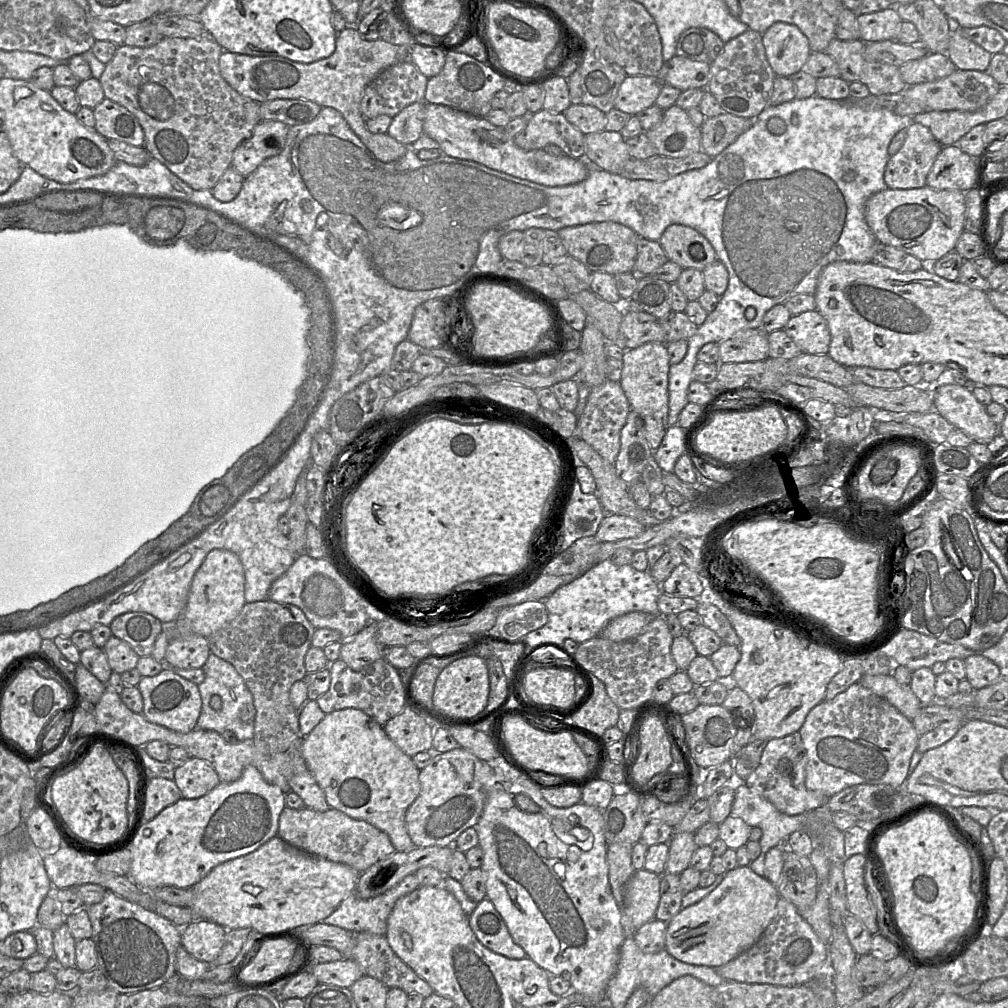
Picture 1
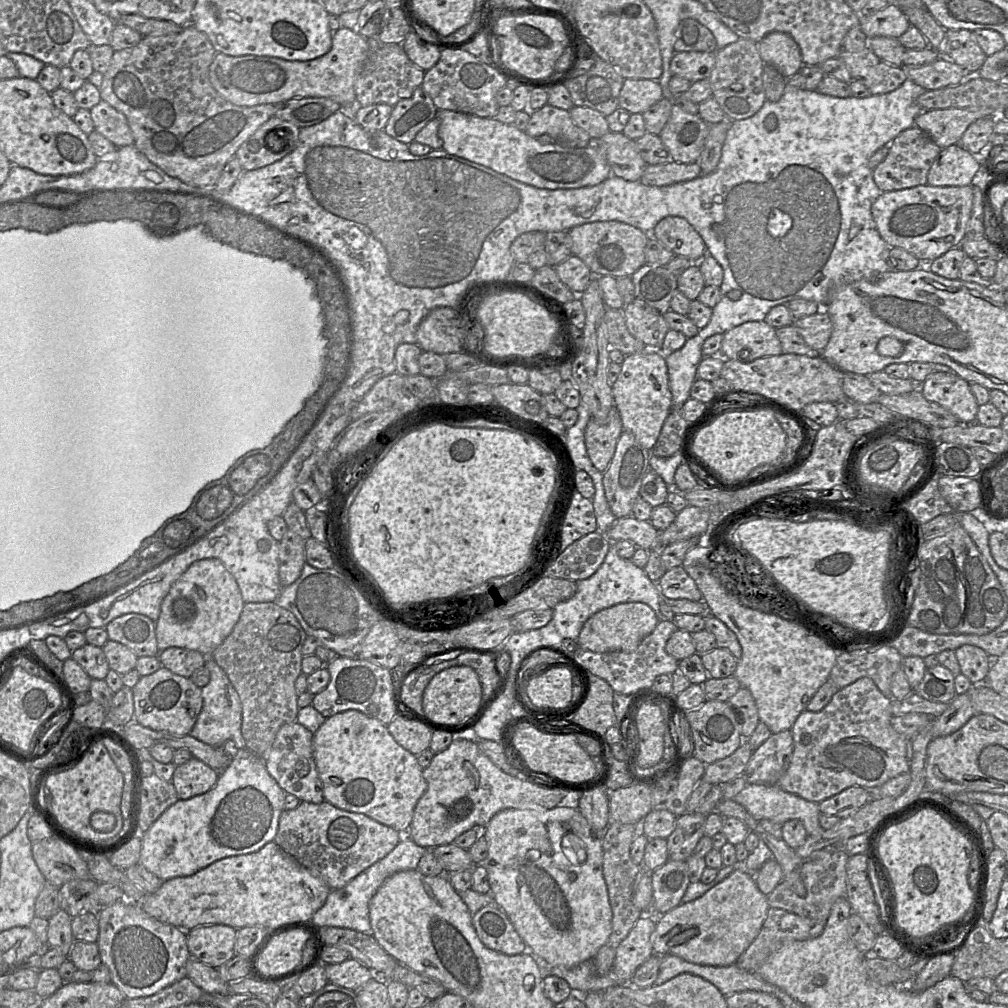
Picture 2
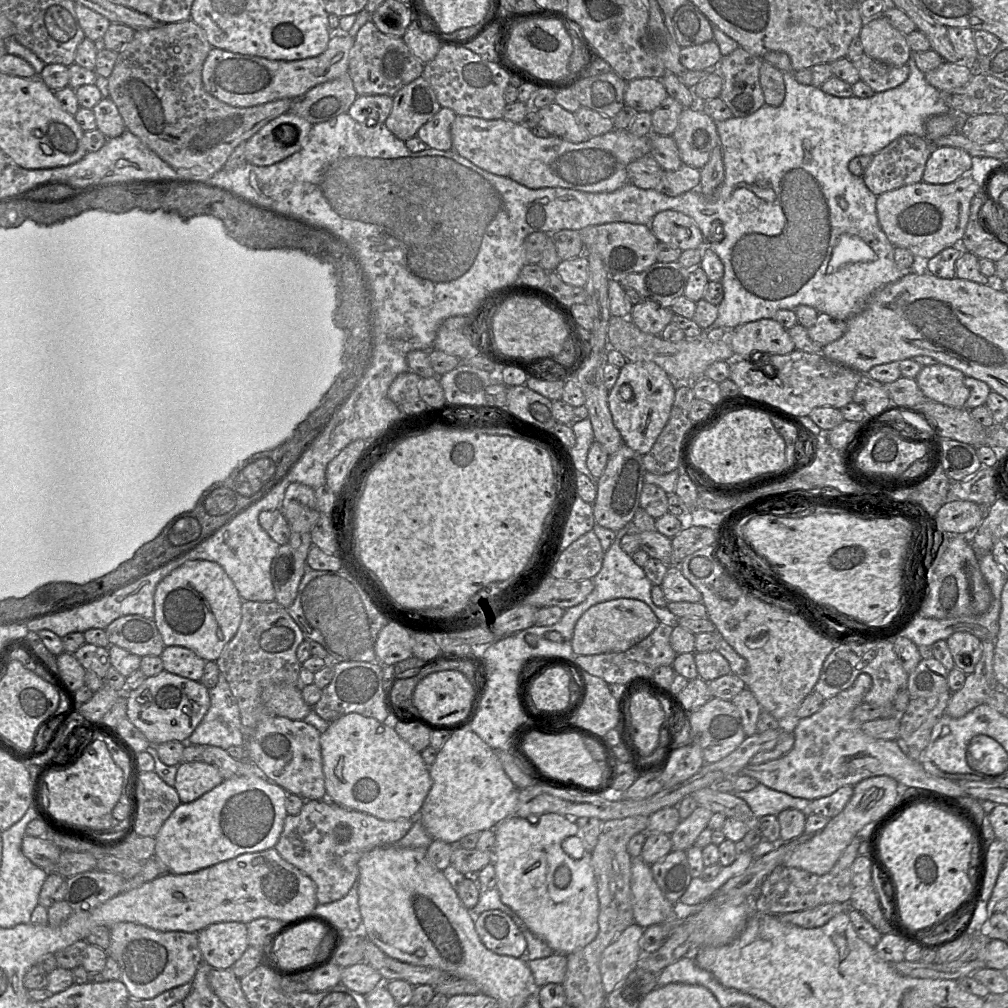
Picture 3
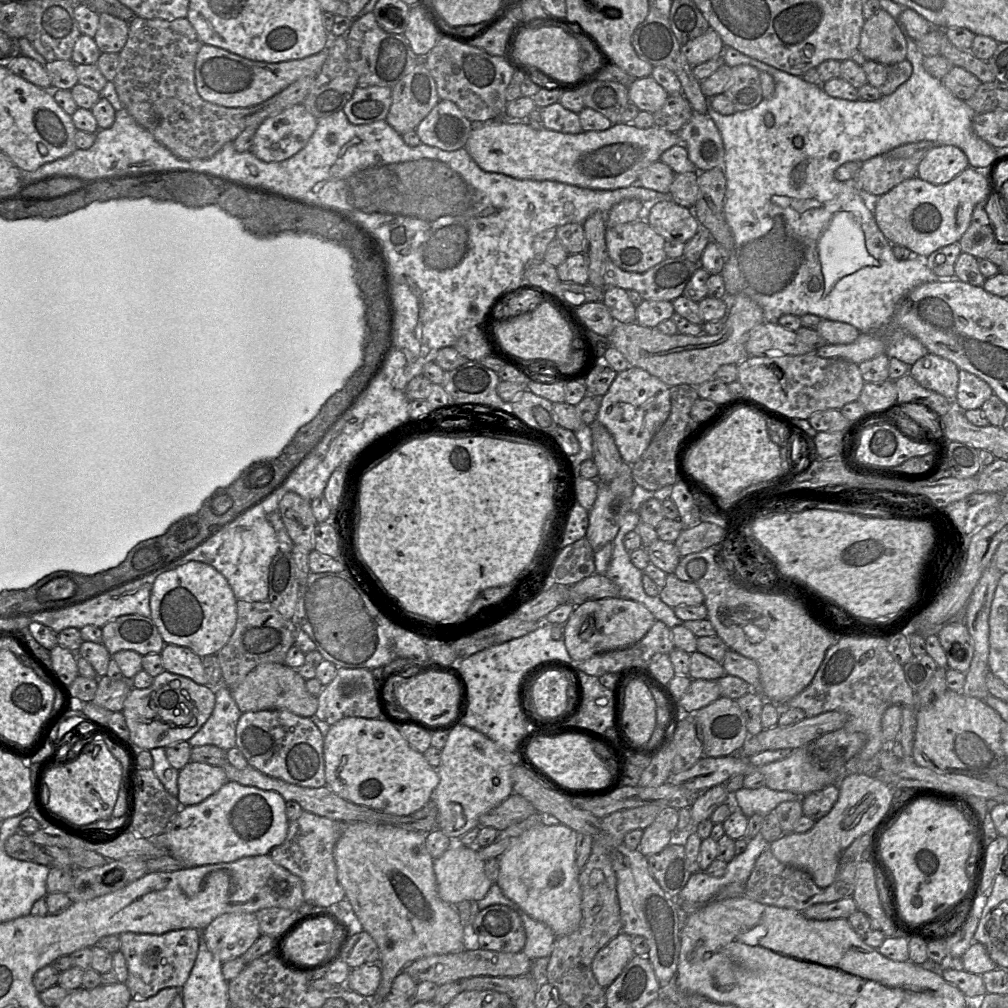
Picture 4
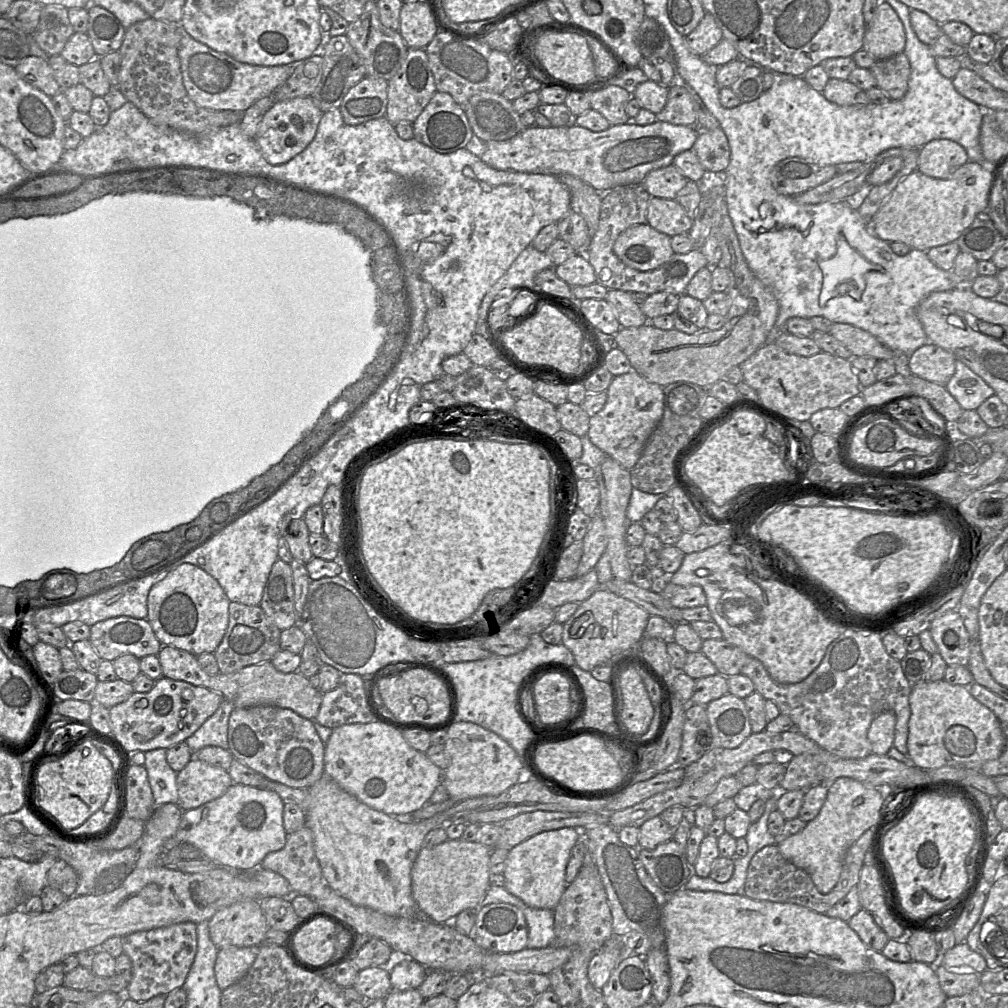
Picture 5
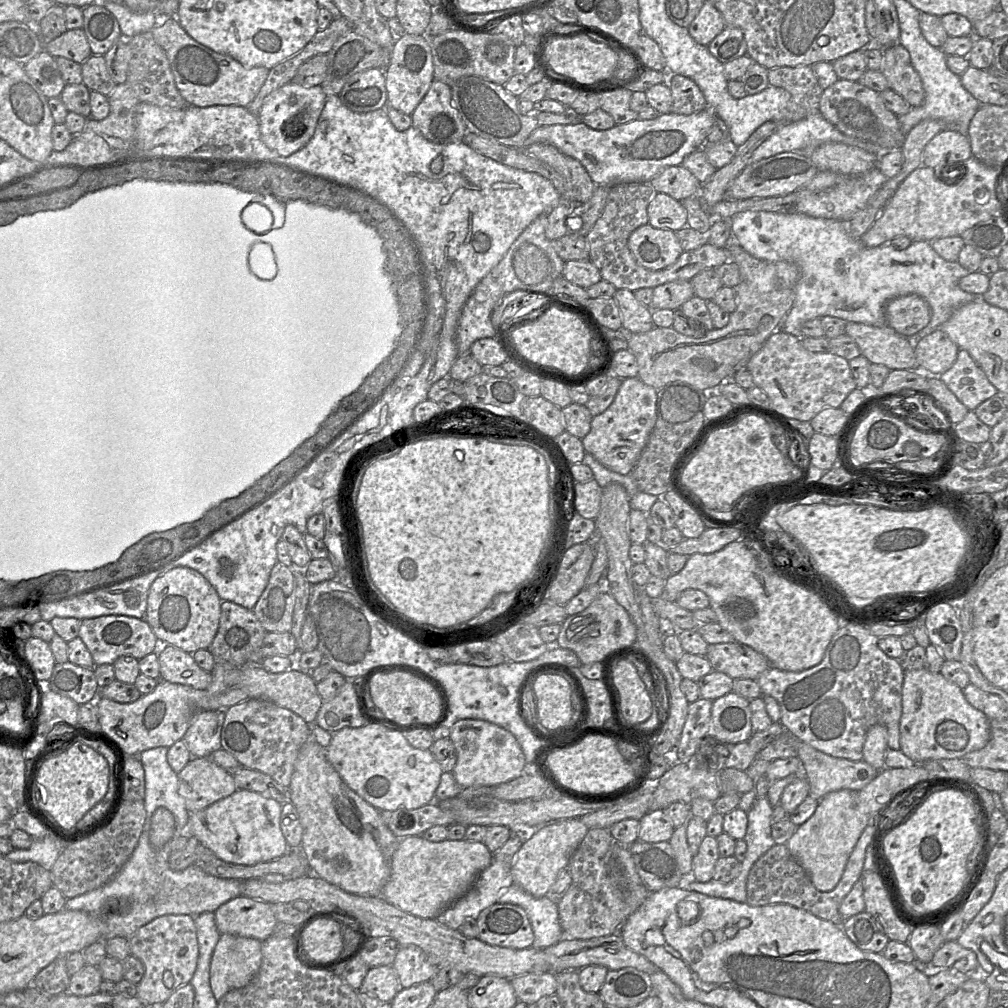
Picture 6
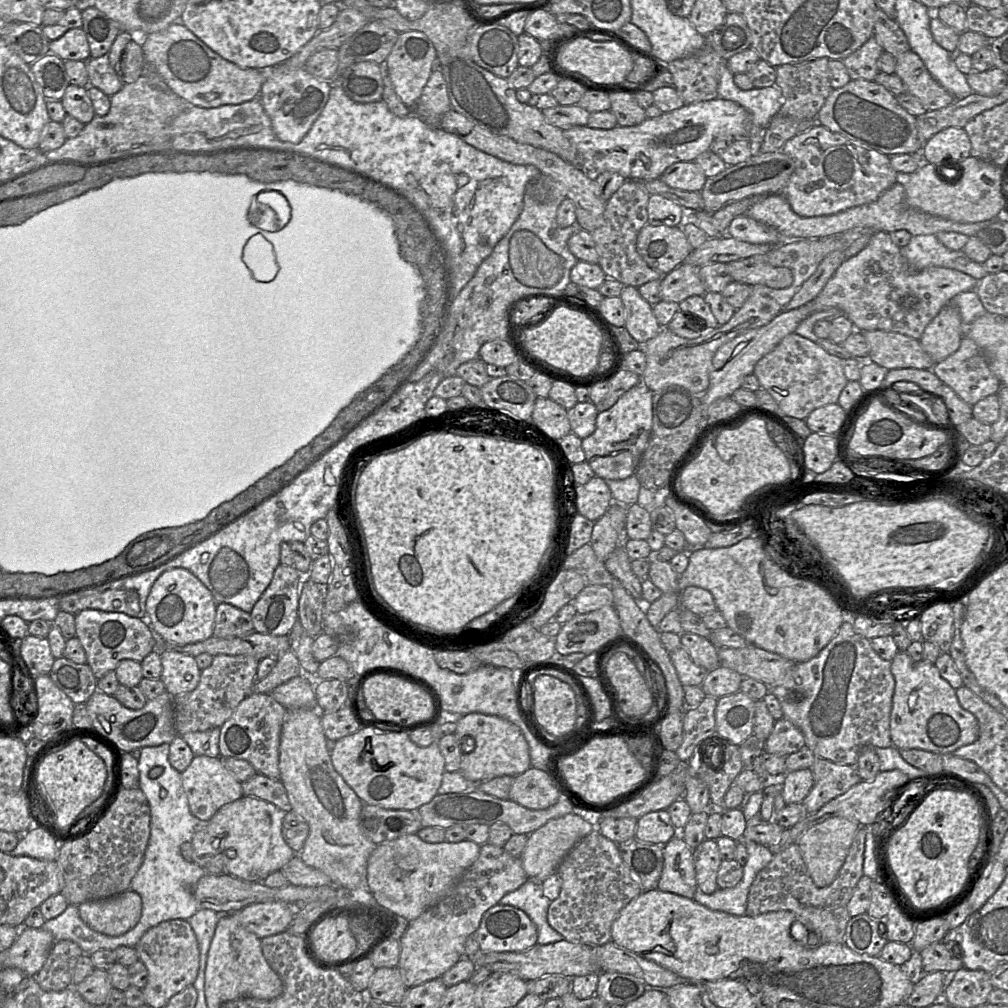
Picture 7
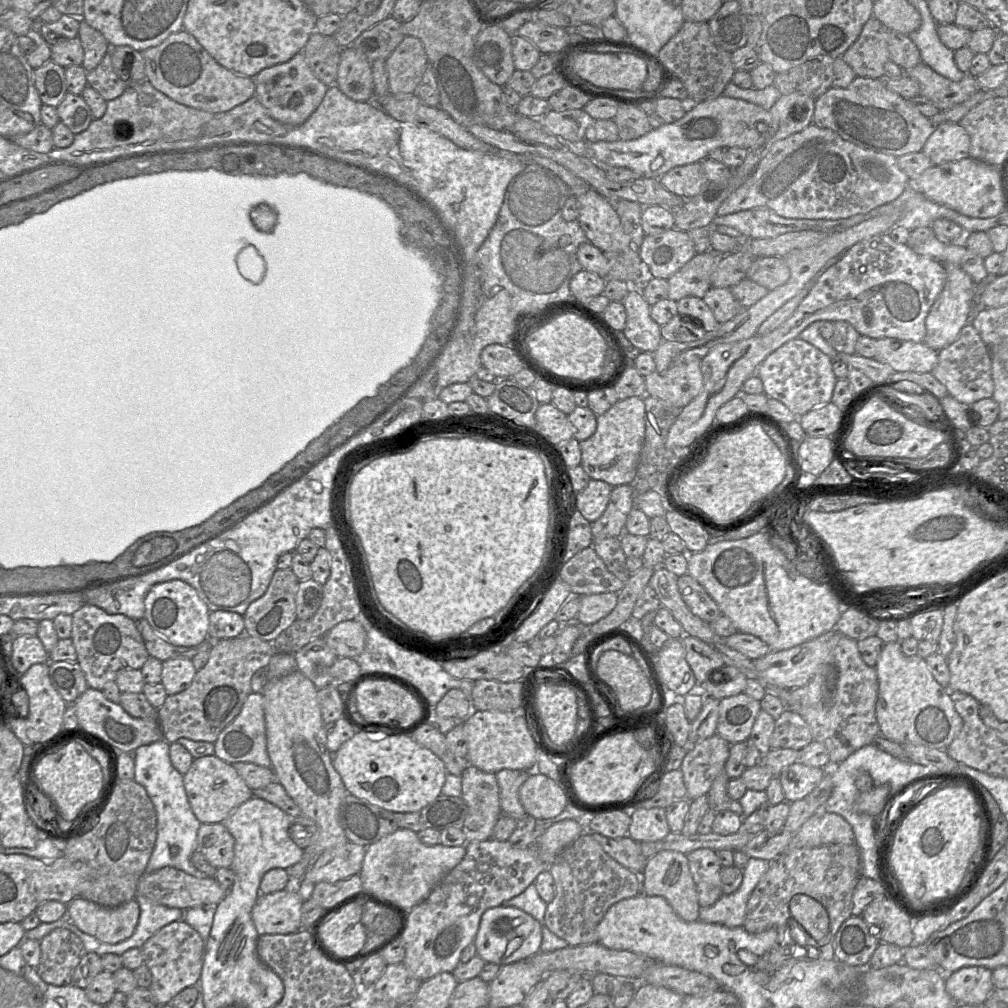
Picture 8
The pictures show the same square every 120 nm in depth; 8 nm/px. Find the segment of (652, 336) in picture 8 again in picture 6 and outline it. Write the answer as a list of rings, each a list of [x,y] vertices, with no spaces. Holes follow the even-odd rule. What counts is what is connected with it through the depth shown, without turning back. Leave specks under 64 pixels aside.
[[[618,289],[613,297],[619,307],[622,329],[627,334],[650,331],[653,327],[652,309],[640,303],[628,289]]]

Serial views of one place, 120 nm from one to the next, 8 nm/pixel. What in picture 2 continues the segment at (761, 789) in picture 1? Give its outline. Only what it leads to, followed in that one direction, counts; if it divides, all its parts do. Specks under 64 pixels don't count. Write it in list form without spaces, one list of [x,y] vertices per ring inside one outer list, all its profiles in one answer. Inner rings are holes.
[[[791,730],[772,734],[753,752],[741,776],[748,784],[777,785],[790,765],[793,749]]]

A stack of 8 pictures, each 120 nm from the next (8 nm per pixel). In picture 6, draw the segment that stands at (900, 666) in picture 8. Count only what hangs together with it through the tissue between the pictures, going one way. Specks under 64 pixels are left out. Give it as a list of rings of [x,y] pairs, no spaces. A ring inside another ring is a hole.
[[[927,668],[918,670],[905,671],[903,685],[902,685],[902,714],[900,718],[900,751],[907,757],[912,759],[916,764],[922,764],[927,760],[932,759],[961,759],[965,754],[980,750],[984,748],[990,739],[990,723],[987,716],[974,708],[966,700],[963,689],[959,688],[956,684],[948,681],[939,673],[930,672]]]

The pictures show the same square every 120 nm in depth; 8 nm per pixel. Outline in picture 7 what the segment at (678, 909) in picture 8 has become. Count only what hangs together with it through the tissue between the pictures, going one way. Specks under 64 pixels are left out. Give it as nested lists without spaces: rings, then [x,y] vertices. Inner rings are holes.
[[[681,837],[663,846],[664,865],[657,889],[689,899],[697,890],[693,851]]]

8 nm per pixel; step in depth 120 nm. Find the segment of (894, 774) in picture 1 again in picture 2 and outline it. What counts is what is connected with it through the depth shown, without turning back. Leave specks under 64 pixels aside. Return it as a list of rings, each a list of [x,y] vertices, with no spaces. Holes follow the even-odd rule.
[[[864,677],[839,689],[821,711],[804,710],[791,728],[794,741],[791,762],[776,786],[805,800],[820,803],[851,786],[876,789],[902,773],[909,773],[907,739],[891,725],[891,703],[892,698],[885,697],[872,679]]]

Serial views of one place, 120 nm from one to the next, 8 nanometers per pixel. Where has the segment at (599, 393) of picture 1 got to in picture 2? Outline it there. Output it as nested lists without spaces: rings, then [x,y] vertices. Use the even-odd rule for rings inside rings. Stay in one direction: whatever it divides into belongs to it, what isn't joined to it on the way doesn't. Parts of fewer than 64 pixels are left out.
[[[615,405],[606,419],[593,419],[591,416],[584,432],[584,439],[588,456],[598,471],[603,473],[607,470],[623,431]]]

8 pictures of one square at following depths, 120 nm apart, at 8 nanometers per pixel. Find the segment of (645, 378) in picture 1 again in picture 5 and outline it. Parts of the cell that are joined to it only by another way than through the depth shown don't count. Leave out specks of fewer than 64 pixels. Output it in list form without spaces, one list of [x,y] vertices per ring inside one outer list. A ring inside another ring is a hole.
[[[635,371],[614,376],[606,390],[604,407],[590,417],[587,436],[608,457],[631,470],[640,458],[645,443],[663,415],[663,387],[646,380]]]

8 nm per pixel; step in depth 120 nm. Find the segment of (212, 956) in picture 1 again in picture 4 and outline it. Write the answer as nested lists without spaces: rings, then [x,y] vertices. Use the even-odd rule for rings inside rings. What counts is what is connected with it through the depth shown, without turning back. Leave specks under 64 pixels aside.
[[[226,913],[202,931],[208,949],[222,963],[241,957],[261,936],[255,913]]]

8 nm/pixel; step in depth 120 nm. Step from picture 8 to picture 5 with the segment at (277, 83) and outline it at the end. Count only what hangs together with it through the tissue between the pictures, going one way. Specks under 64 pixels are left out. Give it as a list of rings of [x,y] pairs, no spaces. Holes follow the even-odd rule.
[[[311,97],[276,101],[262,118],[255,137],[263,157],[272,165],[288,162],[314,139],[323,112]]]

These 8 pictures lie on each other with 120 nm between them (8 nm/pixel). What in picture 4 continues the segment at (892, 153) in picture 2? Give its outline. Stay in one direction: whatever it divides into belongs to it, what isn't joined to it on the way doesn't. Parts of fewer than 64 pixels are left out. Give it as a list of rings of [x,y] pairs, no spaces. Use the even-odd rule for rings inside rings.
[[[875,156],[861,164],[857,174],[858,190],[880,197],[903,181],[917,176],[919,161]]]

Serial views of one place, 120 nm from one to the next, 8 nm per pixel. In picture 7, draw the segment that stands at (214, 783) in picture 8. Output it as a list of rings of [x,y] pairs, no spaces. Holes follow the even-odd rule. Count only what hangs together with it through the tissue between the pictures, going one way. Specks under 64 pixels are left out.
[[[195,756],[181,773],[181,778],[190,811],[199,823],[207,823],[223,806],[243,796],[241,783],[224,767],[219,757]]]

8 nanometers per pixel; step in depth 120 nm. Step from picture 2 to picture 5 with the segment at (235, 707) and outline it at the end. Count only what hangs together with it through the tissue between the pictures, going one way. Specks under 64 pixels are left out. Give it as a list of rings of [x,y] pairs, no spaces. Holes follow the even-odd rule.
[[[224,699],[216,712],[193,735],[185,740],[189,749],[193,753],[207,746],[215,746],[227,750],[229,747],[228,721],[234,708],[232,703]]]

